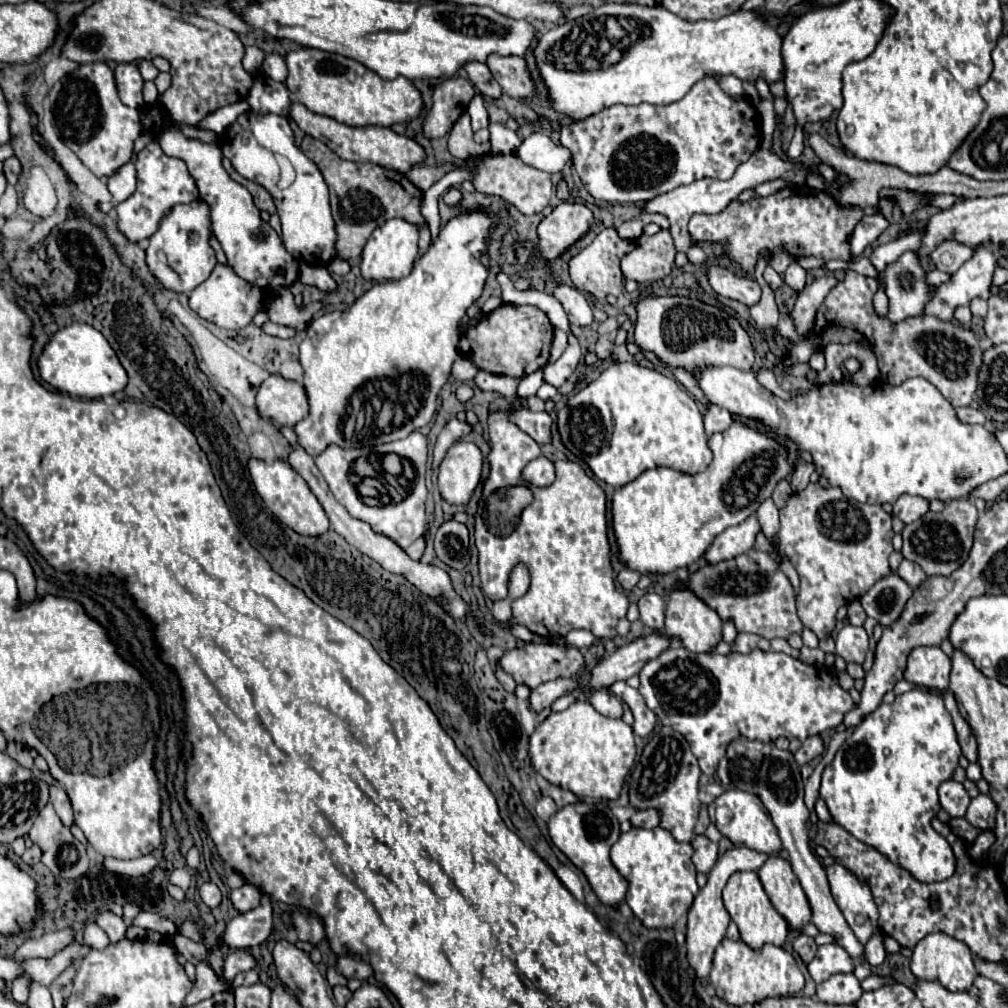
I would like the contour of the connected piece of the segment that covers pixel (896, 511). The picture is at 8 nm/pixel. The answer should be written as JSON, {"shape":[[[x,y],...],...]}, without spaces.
{"shape":[[[901,495],[893,503],[893,515],[897,515],[903,523],[913,523],[927,511],[929,511],[929,501],[917,495]]]}

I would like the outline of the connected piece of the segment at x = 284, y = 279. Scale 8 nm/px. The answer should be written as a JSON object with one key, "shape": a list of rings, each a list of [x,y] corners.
{"shape":[[[167,125],[159,133],[157,139],[159,139],[161,149],[167,155],[179,157],[187,163],[189,173],[197,181],[201,199],[205,203],[209,203],[209,207],[211,207],[213,233],[215,233],[217,241],[221,243],[221,249],[225,251],[227,261],[233,267],[233,271],[241,279],[245,279],[261,289],[293,285],[295,279],[299,277],[297,275],[299,273],[297,259],[287,253],[287,249],[281,243],[281,237],[269,227],[269,223],[265,223],[261,219],[259,209],[255,207],[249,191],[241,183],[233,181],[227,175],[227,171],[223,169],[223,163],[221,163],[219,145],[217,143],[201,143],[199,139],[189,139],[175,125]]]}

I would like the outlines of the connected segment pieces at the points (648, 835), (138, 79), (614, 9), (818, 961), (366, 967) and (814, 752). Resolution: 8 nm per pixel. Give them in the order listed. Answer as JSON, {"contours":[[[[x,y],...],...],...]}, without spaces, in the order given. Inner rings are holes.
{"contours":[[[[633,827],[631,831],[621,833],[619,841],[613,845],[611,861],[629,883],[625,901],[647,929],[673,927],[683,915],[687,915],[693,897],[699,893],[695,879],[697,871],[691,857],[691,843],[677,843],[663,827],[657,827],[655,831]]],[[[121,63],[115,67],[115,81],[119,89],[119,97],[127,107],[141,109],[143,101],[143,77],[135,63]]],[[[607,3],[595,9],[593,13],[569,21],[561,27],[555,27],[541,35],[535,47],[535,61],[541,73],[543,85],[549,95],[551,109],[559,115],[569,119],[587,119],[597,111],[603,111],[613,105],[669,105],[683,99],[691,87],[703,79],[705,75],[719,77],[719,75],[737,75],[739,79],[751,81],[757,77],[765,77],[767,83],[783,79],[783,59],[781,59],[781,37],[777,35],[779,19],[771,17],[763,21],[757,17],[755,11],[737,11],[725,15],[715,21],[685,21],[665,7],[643,7],[643,5],[617,5]],[[607,17],[625,17],[627,23],[639,23],[633,29],[627,27],[627,43],[619,41],[621,59],[617,63],[607,65],[607,47],[613,47],[605,33]]],[[[829,943],[829,945],[821,945],[817,949],[817,955],[807,965],[807,969],[809,969],[815,983],[823,983],[835,973],[851,973],[853,959],[849,957],[849,953],[841,945]]],[[[343,955],[339,957],[337,961],[337,969],[347,977],[347,979],[361,979],[361,981],[367,981],[371,975],[373,975],[373,967],[363,961],[363,959],[355,959],[351,955]]],[[[815,735],[815,737],[809,737],[809,739],[801,745],[799,751],[795,751],[795,761],[797,761],[799,765],[807,765],[807,763],[811,763],[815,757],[819,757],[821,753],[823,753],[823,741],[821,741],[819,735]]]]}

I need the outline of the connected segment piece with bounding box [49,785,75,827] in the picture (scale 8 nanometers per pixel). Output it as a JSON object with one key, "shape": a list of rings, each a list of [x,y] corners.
{"shape":[[[51,785],[49,791],[51,791],[51,803],[53,803],[53,807],[55,807],[55,811],[57,811],[61,823],[63,823],[65,827],[71,827],[71,823],[75,821],[75,817],[73,817],[71,801],[69,801],[65,789],[63,789],[63,787],[53,787],[53,785]]]}

